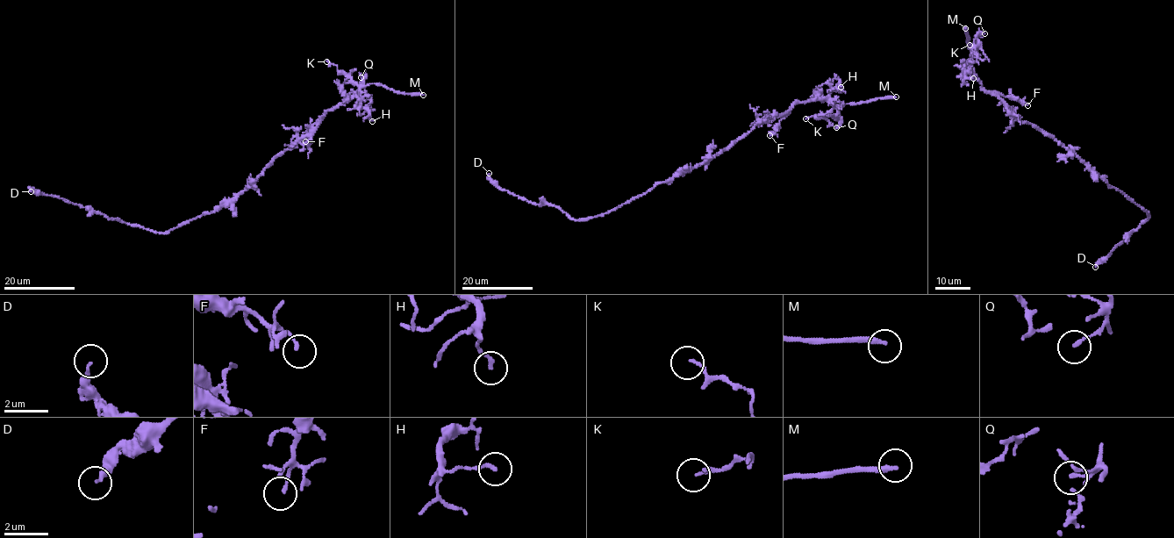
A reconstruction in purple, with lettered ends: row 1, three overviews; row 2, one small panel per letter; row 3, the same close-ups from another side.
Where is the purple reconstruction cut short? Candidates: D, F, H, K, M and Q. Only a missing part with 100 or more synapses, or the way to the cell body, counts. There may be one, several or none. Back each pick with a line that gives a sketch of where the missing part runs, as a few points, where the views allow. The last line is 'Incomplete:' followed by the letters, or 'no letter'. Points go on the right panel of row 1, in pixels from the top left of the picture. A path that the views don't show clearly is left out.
Incomplete: M

